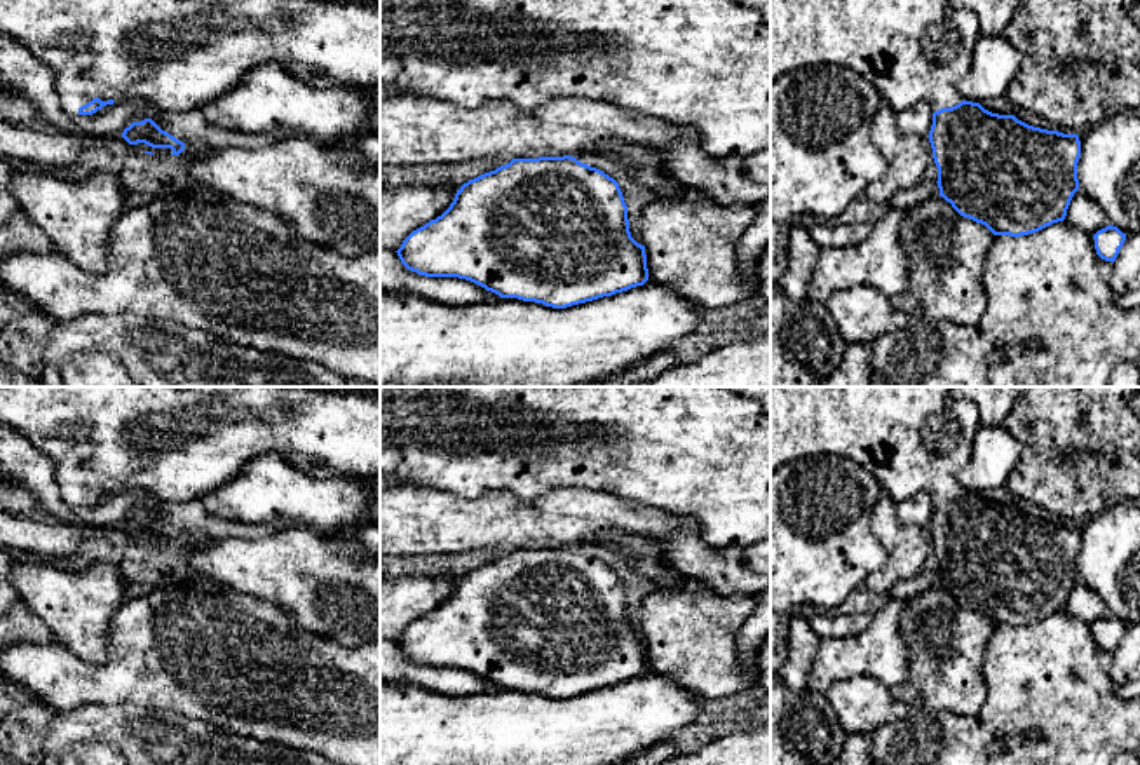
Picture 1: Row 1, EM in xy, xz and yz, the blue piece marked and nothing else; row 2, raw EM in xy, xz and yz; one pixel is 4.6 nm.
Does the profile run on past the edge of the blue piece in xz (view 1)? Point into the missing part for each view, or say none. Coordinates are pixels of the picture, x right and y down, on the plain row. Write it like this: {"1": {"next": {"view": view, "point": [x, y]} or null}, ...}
{"1": {"next": null}}

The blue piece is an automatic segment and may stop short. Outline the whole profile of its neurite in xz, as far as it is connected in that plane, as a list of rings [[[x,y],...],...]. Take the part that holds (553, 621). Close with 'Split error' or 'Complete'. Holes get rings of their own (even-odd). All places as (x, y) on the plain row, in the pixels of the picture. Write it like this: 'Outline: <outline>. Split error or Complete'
Outline: [[[575,547],[512,549],[464,573],[450,598],[413,620],[396,641],[401,653],[425,667],[458,667],[500,688],[535,692],[553,699],[593,692],[643,676],[648,671],[645,636],[629,622],[628,596],[619,573]]]. Complete

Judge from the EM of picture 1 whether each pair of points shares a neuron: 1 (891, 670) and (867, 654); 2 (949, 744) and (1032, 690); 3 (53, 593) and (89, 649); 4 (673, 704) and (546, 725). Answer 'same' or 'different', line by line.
1: same
2: same
3: same
4: same

